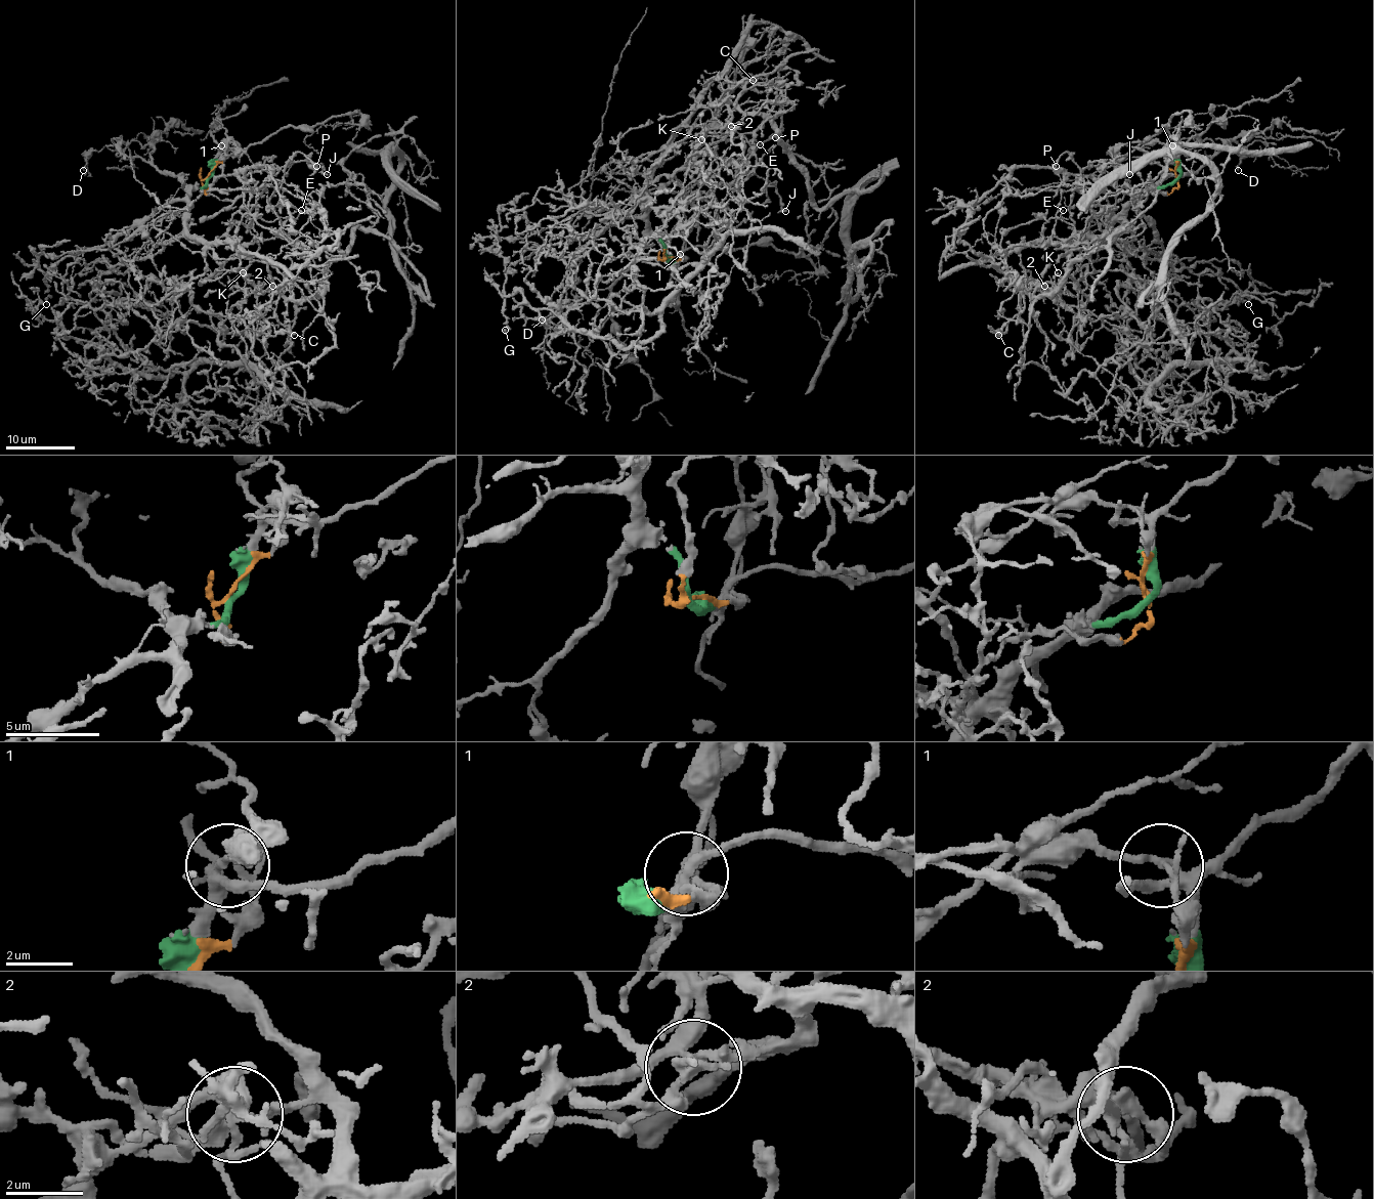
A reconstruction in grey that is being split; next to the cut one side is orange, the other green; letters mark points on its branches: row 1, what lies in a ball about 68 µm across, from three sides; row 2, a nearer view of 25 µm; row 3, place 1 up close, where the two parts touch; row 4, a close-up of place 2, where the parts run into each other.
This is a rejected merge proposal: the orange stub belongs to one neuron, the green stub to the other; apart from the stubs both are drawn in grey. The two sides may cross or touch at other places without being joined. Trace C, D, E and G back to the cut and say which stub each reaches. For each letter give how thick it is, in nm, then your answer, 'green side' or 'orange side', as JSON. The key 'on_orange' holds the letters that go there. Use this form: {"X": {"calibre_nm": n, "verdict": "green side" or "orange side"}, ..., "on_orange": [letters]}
{"C": {"calibre_nm": 240, "verdict": "orange side"}, "D": {"calibre_nm": 180, "verdict": "green side"}, "E": {"calibre_nm": 130, "verdict": "green side"}, "G": {"calibre_nm": 240, "verdict": "green side"}, "on_orange": ["C"]}

